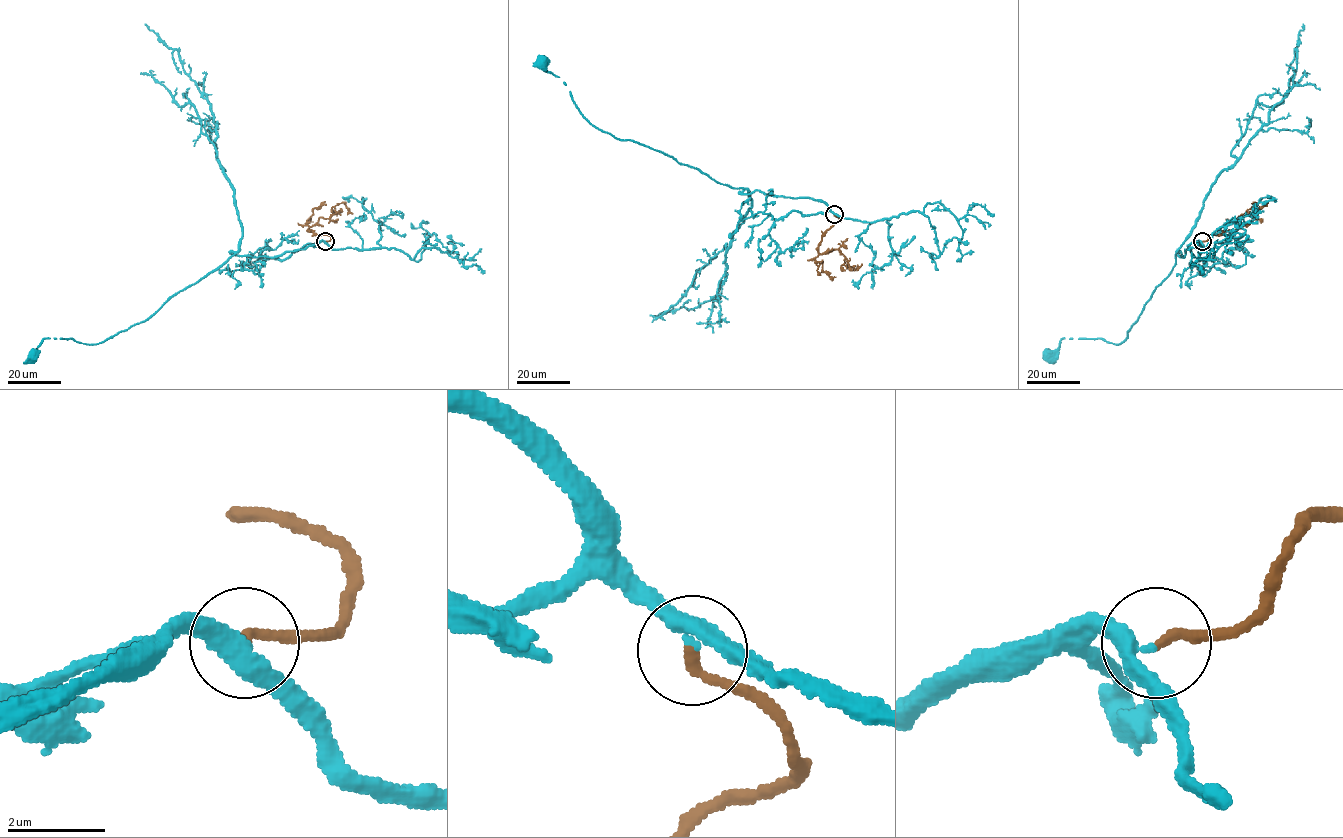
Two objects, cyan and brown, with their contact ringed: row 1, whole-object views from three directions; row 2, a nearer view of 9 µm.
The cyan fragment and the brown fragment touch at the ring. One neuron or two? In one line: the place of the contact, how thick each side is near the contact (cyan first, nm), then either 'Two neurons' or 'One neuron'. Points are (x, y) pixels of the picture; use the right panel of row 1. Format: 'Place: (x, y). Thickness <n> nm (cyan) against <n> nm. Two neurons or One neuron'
Place: (1202, 241). Thickness 280 nm (cyan) against 200 nm. One neuron

